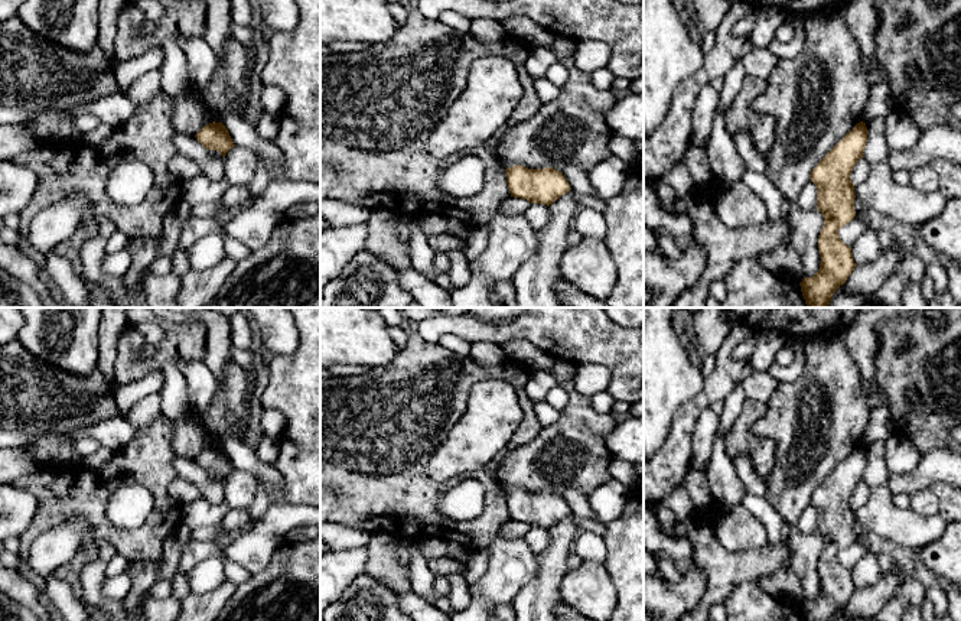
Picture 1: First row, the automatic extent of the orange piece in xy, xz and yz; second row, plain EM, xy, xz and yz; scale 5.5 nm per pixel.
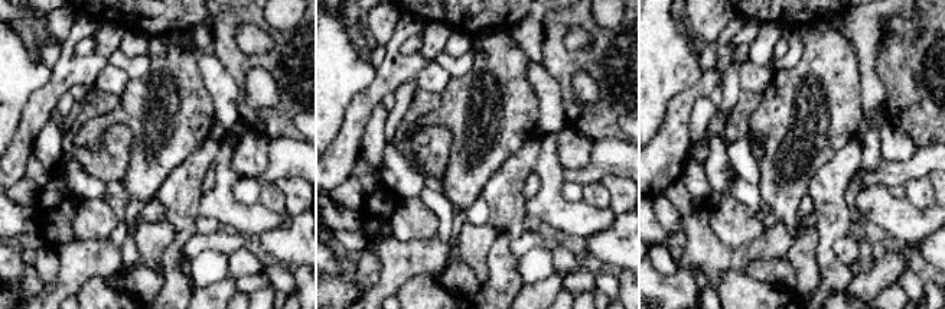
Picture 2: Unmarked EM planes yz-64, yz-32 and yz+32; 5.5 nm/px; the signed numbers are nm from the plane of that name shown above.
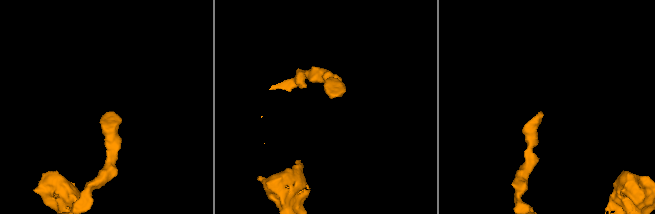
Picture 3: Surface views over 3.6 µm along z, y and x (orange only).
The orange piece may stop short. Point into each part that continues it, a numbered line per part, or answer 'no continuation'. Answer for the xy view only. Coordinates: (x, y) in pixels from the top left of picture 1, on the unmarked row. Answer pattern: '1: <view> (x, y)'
no continuation

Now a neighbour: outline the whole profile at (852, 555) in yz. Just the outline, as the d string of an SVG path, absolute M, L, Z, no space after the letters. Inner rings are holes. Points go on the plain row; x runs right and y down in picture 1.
M854 540L850 546L838 553L840 563L850 572L869 553L869 547L863 540Z

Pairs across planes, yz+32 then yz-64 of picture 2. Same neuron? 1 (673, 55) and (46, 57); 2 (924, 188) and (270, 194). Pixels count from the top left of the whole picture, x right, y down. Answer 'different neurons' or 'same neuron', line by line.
1: different neurons
2: same neuron

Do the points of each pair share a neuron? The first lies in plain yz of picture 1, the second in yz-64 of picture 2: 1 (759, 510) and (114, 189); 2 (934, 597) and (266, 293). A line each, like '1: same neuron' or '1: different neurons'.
1: different neurons
2: different neurons

